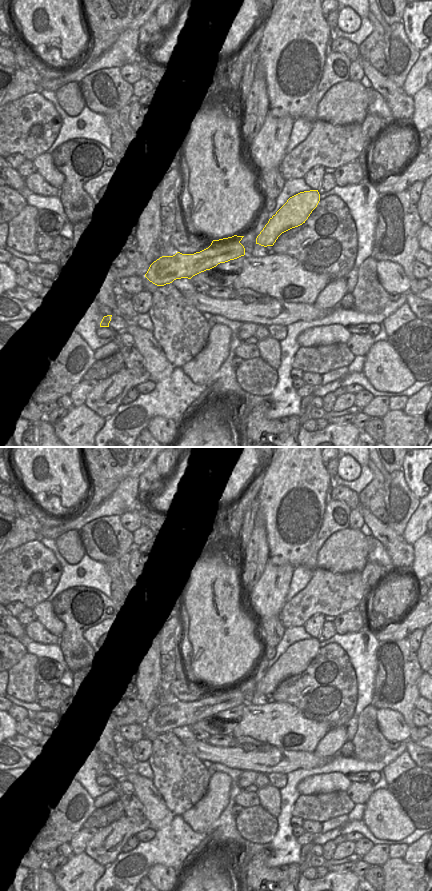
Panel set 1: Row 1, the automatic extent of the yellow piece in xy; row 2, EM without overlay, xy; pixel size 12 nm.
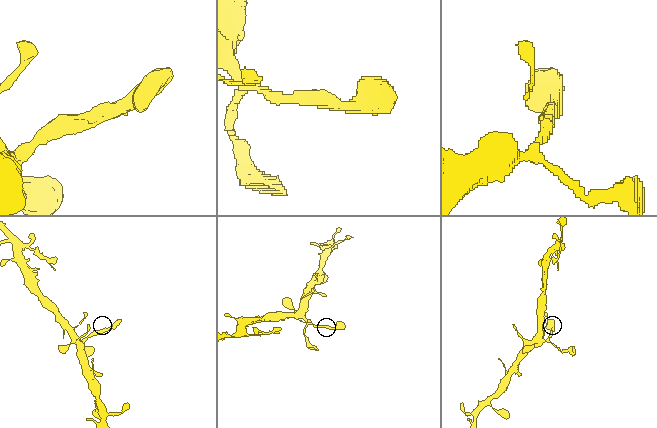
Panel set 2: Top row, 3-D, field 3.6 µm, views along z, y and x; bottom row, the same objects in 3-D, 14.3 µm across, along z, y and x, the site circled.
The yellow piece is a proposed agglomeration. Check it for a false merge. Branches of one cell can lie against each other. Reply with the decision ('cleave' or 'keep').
keep

